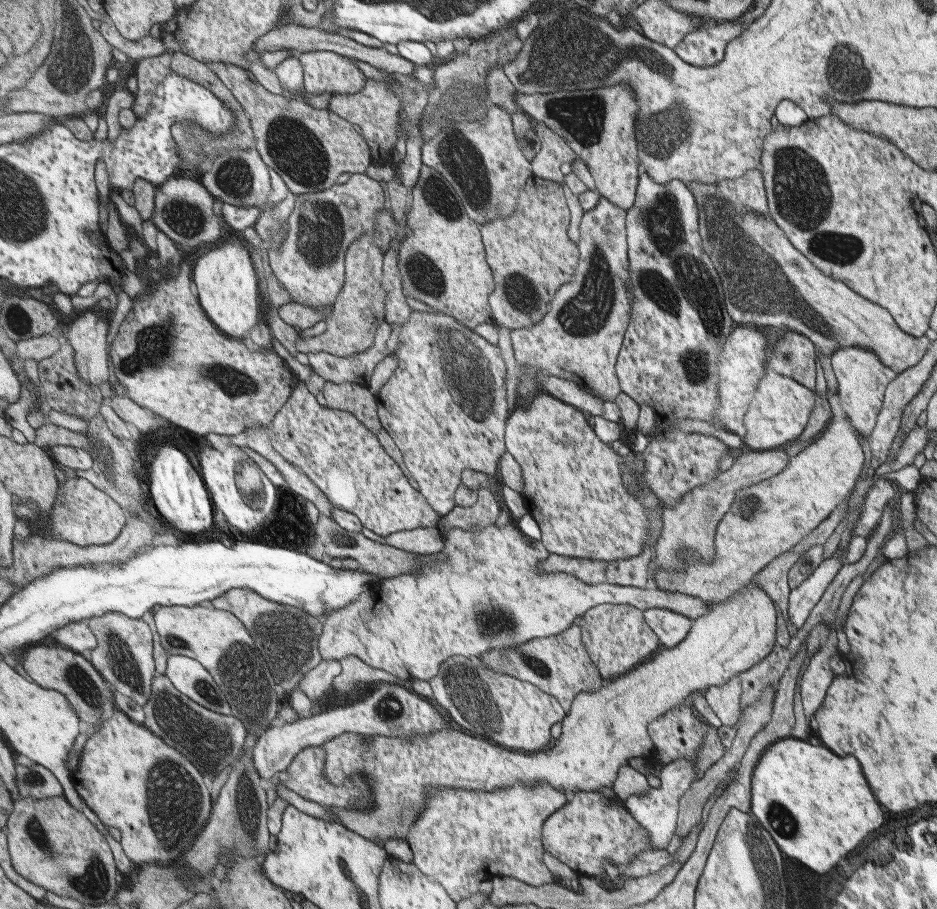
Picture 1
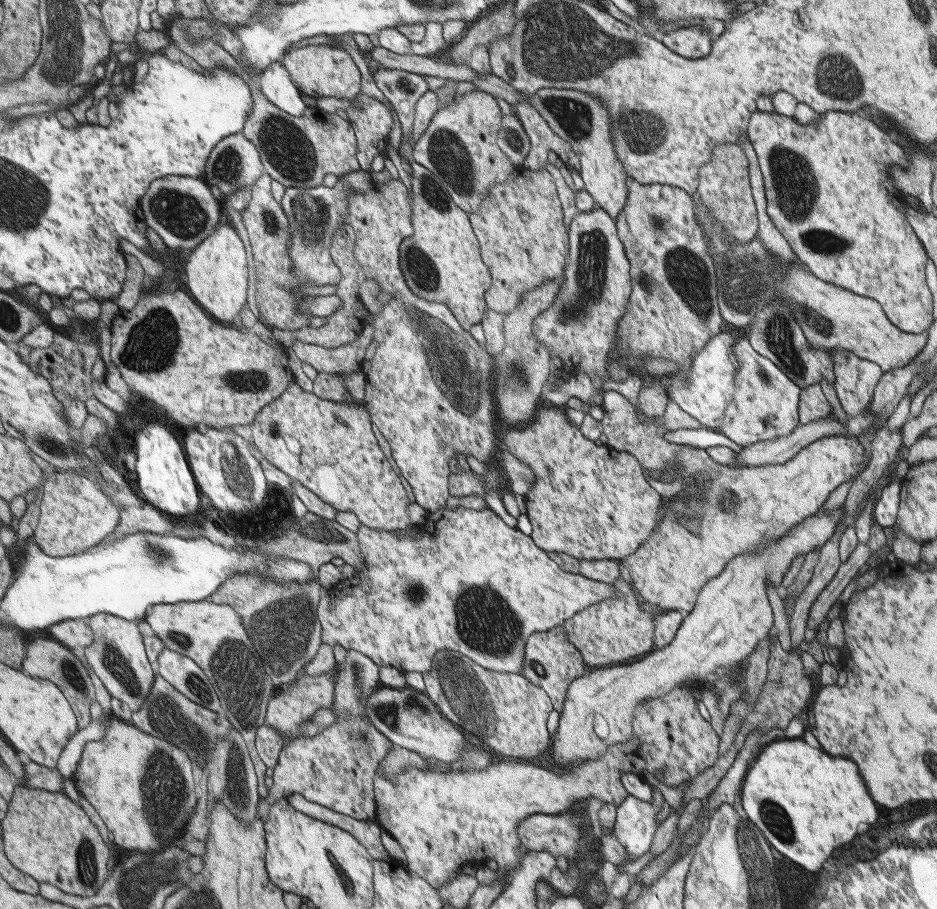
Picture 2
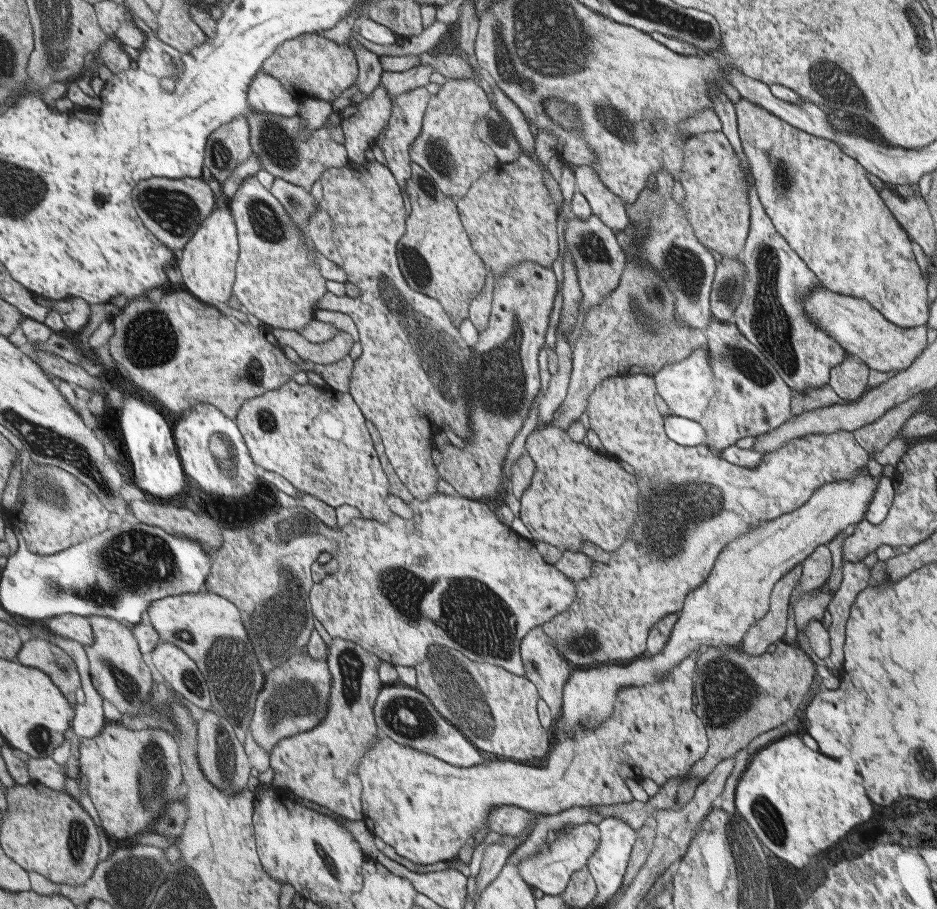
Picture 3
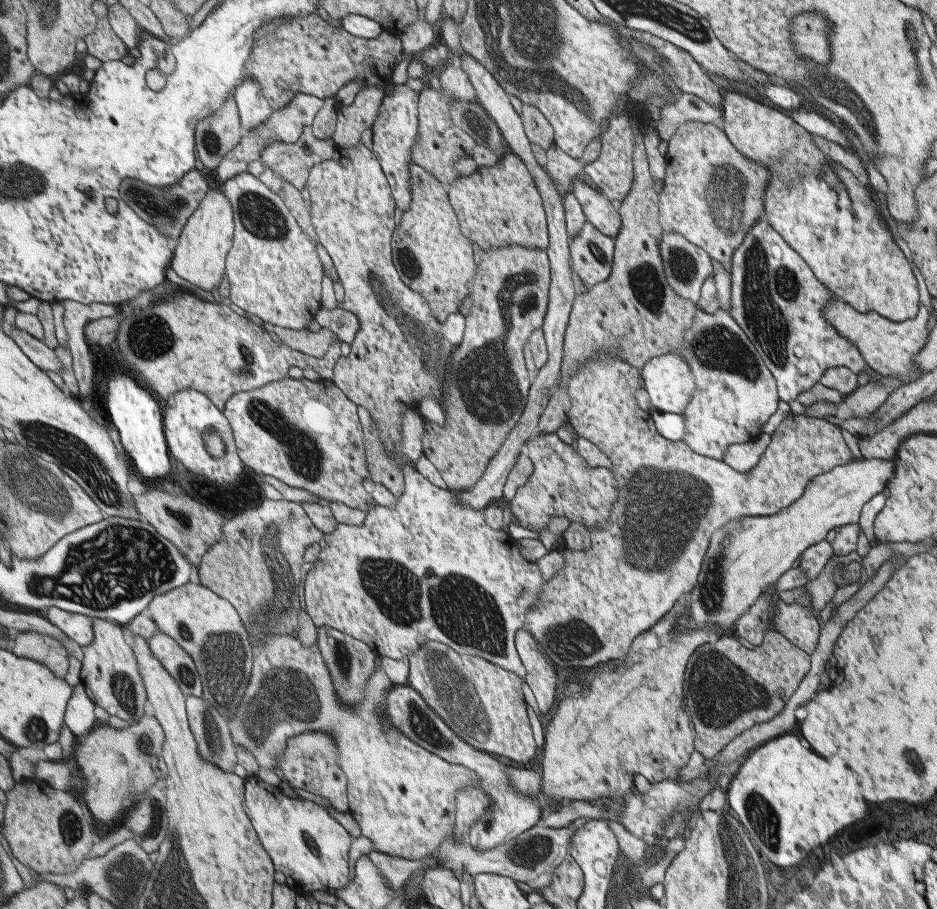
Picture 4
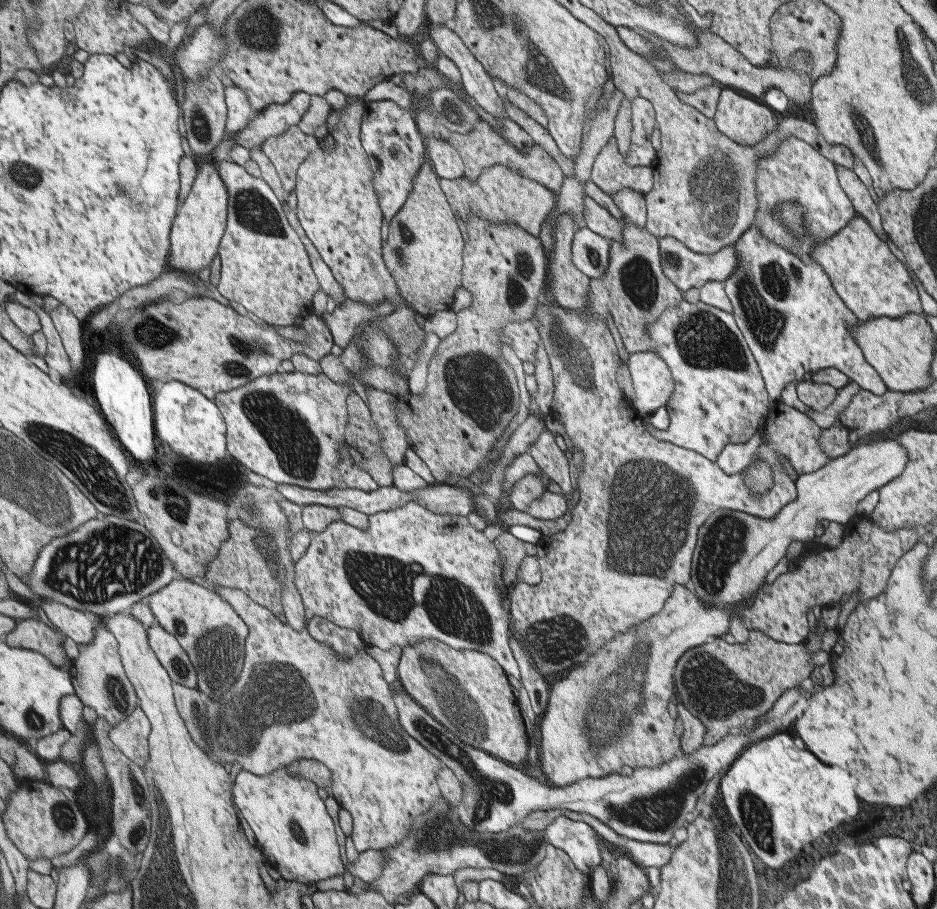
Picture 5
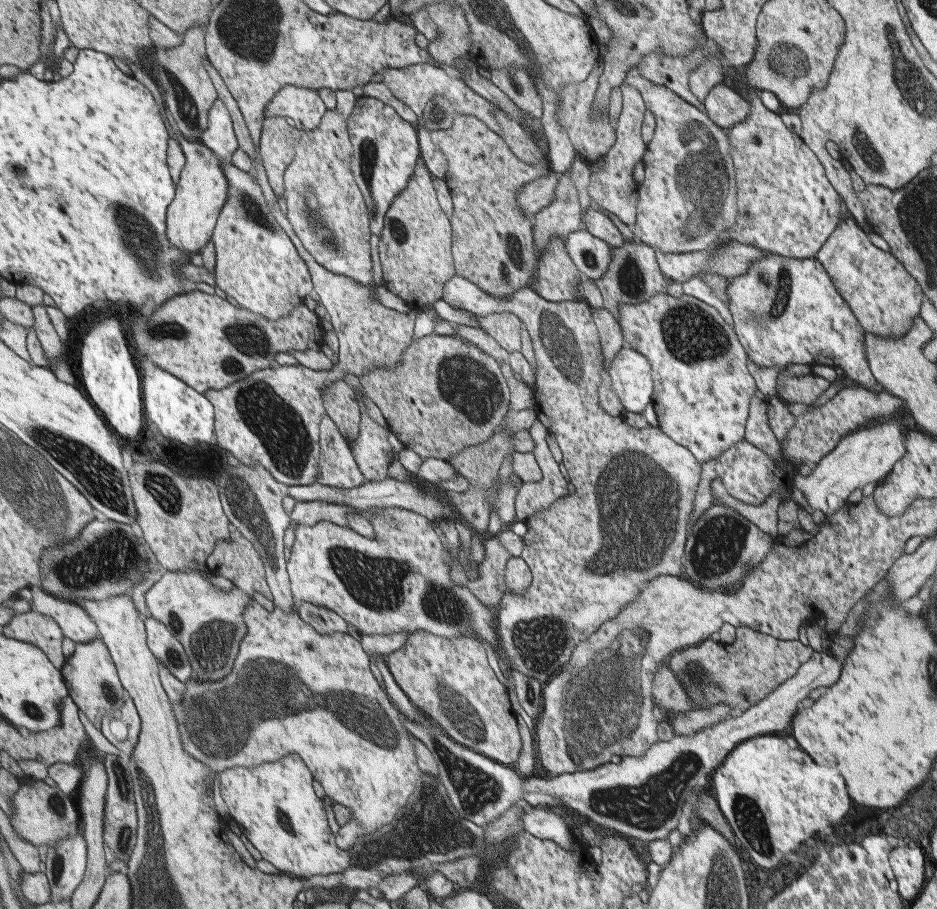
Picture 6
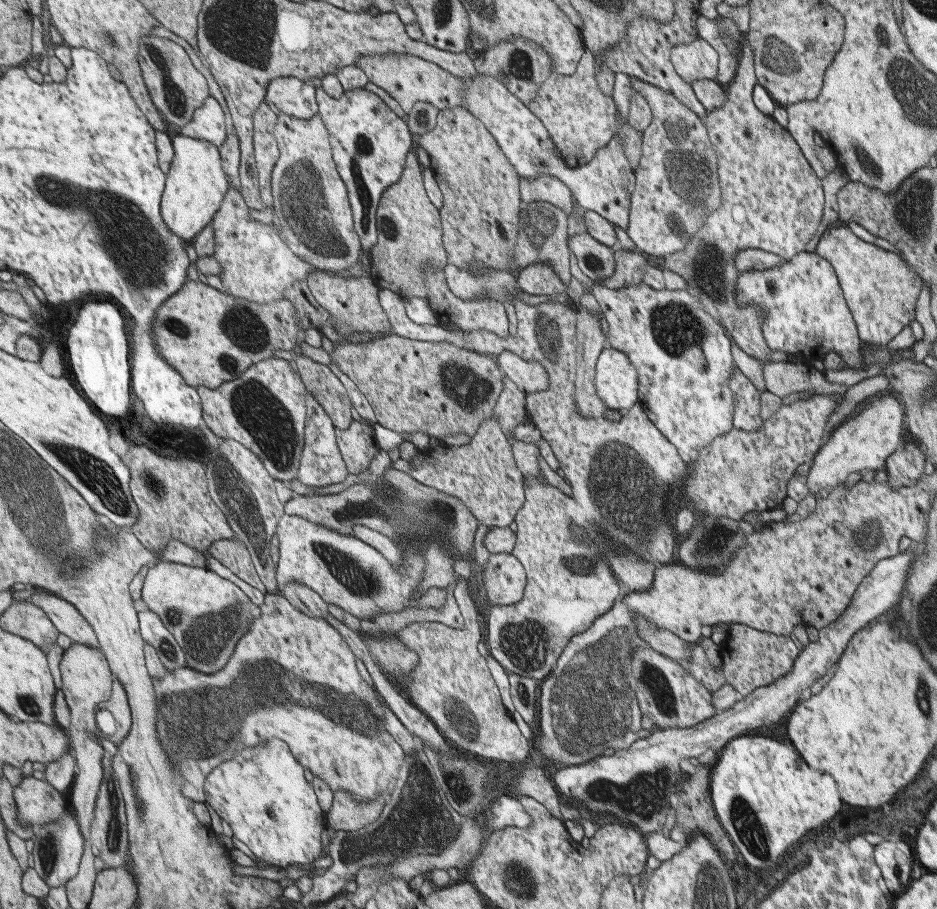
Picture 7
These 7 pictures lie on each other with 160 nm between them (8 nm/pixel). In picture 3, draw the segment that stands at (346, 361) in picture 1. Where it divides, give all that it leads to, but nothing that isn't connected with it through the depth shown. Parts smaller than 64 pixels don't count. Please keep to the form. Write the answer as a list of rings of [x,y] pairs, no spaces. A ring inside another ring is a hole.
[[[274,328],[269,334],[280,347],[294,348],[305,360],[316,362],[317,364],[335,364],[345,358],[356,340],[345,331],[327,342],[311,342],[307,340],[299,331]]]

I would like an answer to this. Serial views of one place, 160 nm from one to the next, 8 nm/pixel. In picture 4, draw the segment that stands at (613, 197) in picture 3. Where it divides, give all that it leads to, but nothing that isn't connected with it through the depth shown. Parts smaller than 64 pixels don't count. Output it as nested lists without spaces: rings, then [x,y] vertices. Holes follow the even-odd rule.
[[[578,179],[573,182],[571,192],[575,195],[586,222],[612,239],[619,234],[620,214],[613,210],[611,202],[603,193],[589,188]]]

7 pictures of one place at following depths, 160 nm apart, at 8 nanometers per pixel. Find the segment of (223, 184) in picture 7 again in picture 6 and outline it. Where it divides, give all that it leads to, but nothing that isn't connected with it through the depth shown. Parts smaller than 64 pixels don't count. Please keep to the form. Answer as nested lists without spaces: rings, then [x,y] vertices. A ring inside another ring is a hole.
[[[181,140],[185,154],[185,169],[177,183],[177,196],[168,209],[168,239],[187,252],[200,253],[212,241],[221,212],[228,203],[229,183],[223,162],[211,148],[200,141]]]

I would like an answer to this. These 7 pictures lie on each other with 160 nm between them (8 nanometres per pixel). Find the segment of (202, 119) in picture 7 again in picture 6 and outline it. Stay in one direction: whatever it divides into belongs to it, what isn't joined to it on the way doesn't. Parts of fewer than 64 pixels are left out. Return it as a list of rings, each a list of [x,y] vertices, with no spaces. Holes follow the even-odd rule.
[[[217,99],[210,108],[209,122],[199,141],[211,148],[223,163],[230,162],[231,157],[239,151],[239,142],[233,130],[233,118],[224,100]]]

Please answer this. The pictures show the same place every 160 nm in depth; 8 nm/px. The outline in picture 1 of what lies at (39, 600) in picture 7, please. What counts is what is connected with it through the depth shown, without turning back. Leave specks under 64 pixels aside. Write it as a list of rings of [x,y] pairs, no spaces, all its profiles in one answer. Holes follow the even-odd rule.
[[[76,621],[61,628],[53,633],[49,644],[63,644],[79,654],[84,655],[87,659],[91,658],[92,651],[97,648],[98,640],[90,628],[90,624],[85,621]]]

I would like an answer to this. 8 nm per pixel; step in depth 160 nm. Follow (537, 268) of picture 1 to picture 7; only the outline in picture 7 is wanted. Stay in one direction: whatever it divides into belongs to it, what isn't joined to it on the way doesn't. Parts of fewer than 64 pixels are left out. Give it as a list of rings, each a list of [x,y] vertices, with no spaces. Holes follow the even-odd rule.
[[[553,176],[524,178],[521,182],[522,201],[524,203],[542,202],[559,208],[568,217],[573,213],[571,192],[563,182]]]

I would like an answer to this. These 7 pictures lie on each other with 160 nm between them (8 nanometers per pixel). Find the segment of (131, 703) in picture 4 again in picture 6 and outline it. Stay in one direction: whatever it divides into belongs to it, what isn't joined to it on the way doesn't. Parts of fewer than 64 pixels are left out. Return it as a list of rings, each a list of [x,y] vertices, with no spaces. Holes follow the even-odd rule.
[[[101,637],[89,643],[77,643],[75,652],[66,660],[62,672],[71,693],[69,696],[72,696],[80,710],[91,718],[91,722],[95,722],[97,728],[111,716],[111,710],[124,705],[125,690],[120,681],[120,673],[108,645]]]

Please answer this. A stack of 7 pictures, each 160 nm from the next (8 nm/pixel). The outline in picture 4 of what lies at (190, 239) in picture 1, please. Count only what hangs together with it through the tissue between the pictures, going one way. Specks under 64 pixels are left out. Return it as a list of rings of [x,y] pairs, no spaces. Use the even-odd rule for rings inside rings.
[[[196,169],[189,172],[180,183],[175,183],[172,187],[151,186],[141,180],[131,178],[125,178],[125,184],[121,184],[123,200],[139,214],[139,218],[156,226],[165,236],[176,240],[181,236],[195,211],[201,207],[201,201],[207,196],[209,189],[205,176]]]

